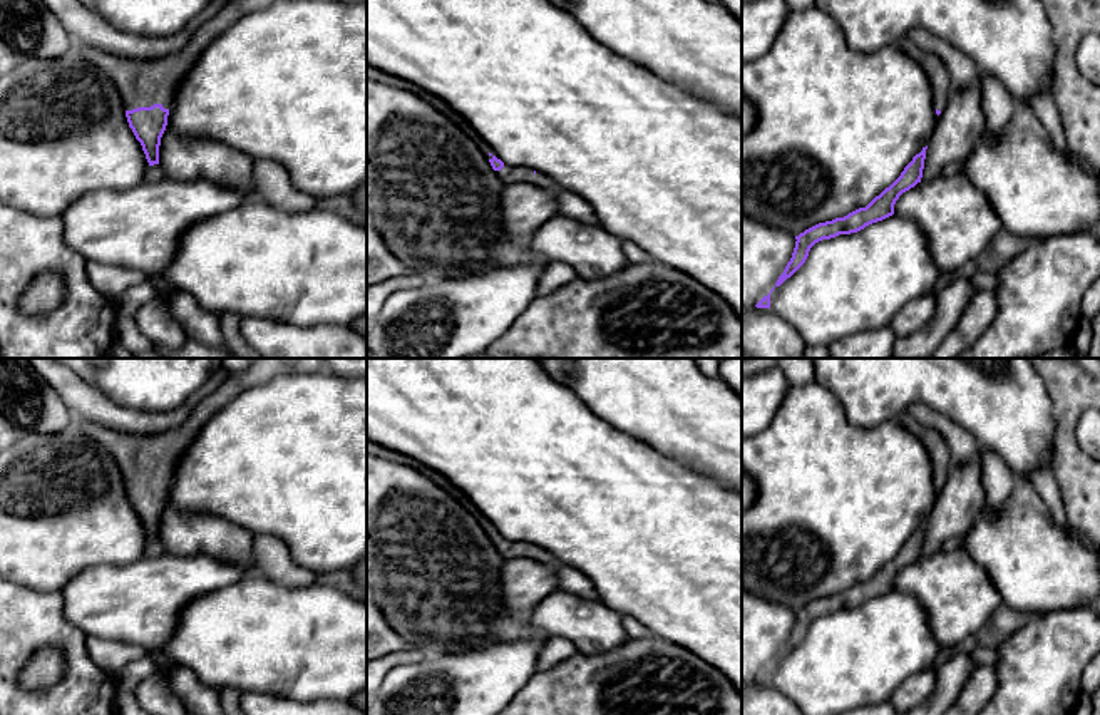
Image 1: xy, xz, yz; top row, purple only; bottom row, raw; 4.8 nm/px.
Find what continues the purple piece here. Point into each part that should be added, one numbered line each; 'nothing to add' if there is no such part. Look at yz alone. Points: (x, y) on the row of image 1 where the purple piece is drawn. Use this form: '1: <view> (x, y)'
1: yz (935, 69)

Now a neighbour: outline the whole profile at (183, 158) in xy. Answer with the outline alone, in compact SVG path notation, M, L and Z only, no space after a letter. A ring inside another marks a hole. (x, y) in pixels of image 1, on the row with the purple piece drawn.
M166 126L159 146L159 166L162 167L166 177L174 181L208 179L218 186L239 191L246 196L246 199L256 196L253 159L239 149L219 141L176 134Z

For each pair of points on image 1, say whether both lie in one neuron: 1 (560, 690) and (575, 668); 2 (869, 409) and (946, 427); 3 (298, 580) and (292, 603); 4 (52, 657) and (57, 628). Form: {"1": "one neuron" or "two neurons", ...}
{"1": "one neuron", "2": "two neurons", "3": "two neurons", "4": "two neurons"}

